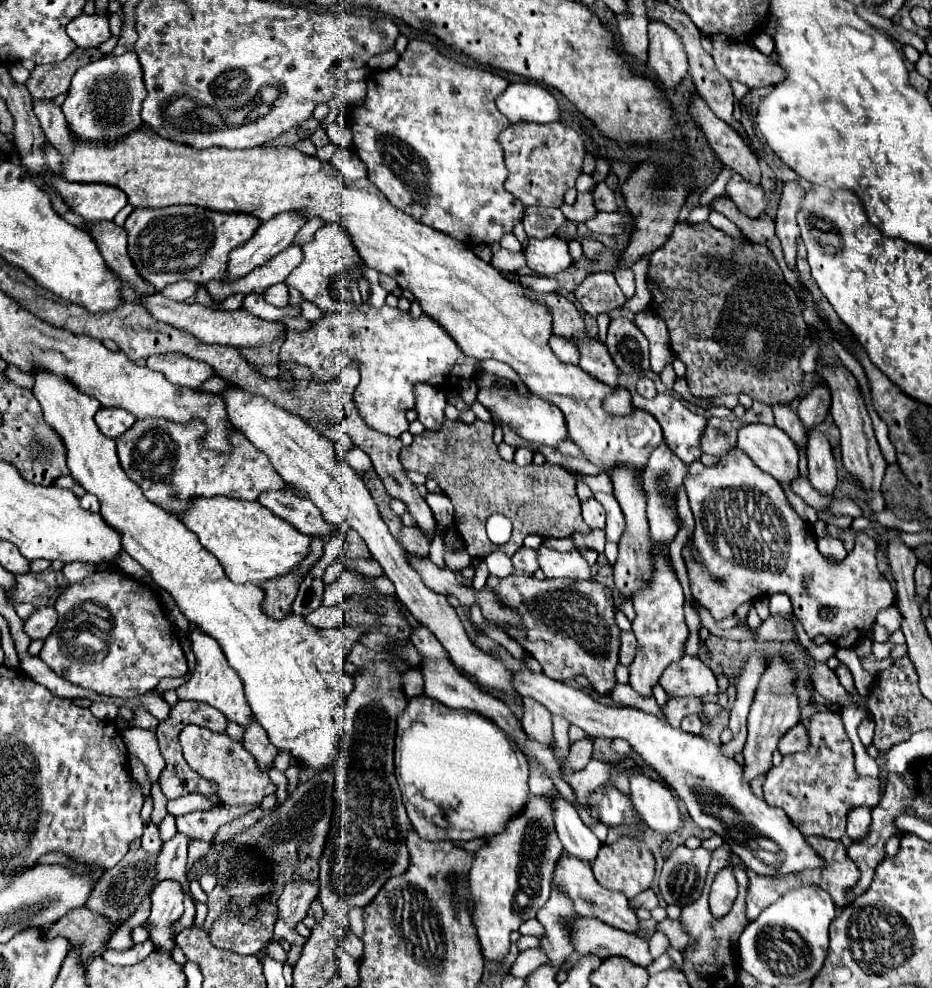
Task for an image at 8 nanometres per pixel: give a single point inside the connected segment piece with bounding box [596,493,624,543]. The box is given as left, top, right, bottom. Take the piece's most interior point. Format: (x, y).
(615, 523)

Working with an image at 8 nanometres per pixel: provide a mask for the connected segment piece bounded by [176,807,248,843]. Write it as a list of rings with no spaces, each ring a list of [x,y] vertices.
[[[216,807],[212,811],[194,811],[182,817],[176,817],[176,827],[178,831],[182,831],[184,835],[192,837],[192,839],[200,839],[206,843],[214,841],[214,835],[218,831],[220,825],[230,823],[236,817],[242,817],[246,811],[246,807]]]

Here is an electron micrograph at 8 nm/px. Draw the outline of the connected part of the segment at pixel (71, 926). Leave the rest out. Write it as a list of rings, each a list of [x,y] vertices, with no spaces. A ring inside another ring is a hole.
[[[88,907],[72,909],[60,921],[50,925],[46,931],[48,937],[66,937],[70,945],[82,945],[82,959],[94,955],[114,933],[108,927],[108,919],[104,915],[96,915],[96,911],[88,911]]]

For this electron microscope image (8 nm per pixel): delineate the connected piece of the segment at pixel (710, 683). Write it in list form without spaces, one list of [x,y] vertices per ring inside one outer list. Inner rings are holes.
[[[684,655],[680,661],[672,663],[660,677],[660,685],[670,695],[712,695],[718,691],[716,677],[708,665],[698,657]]]

